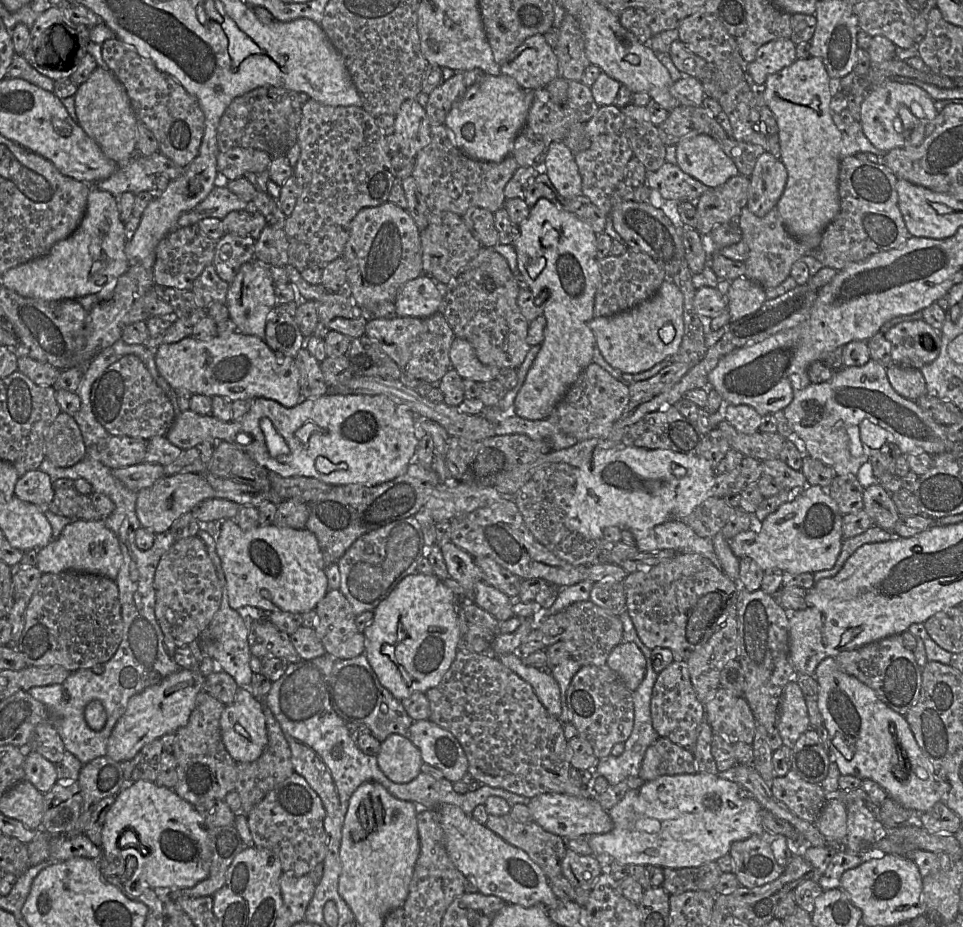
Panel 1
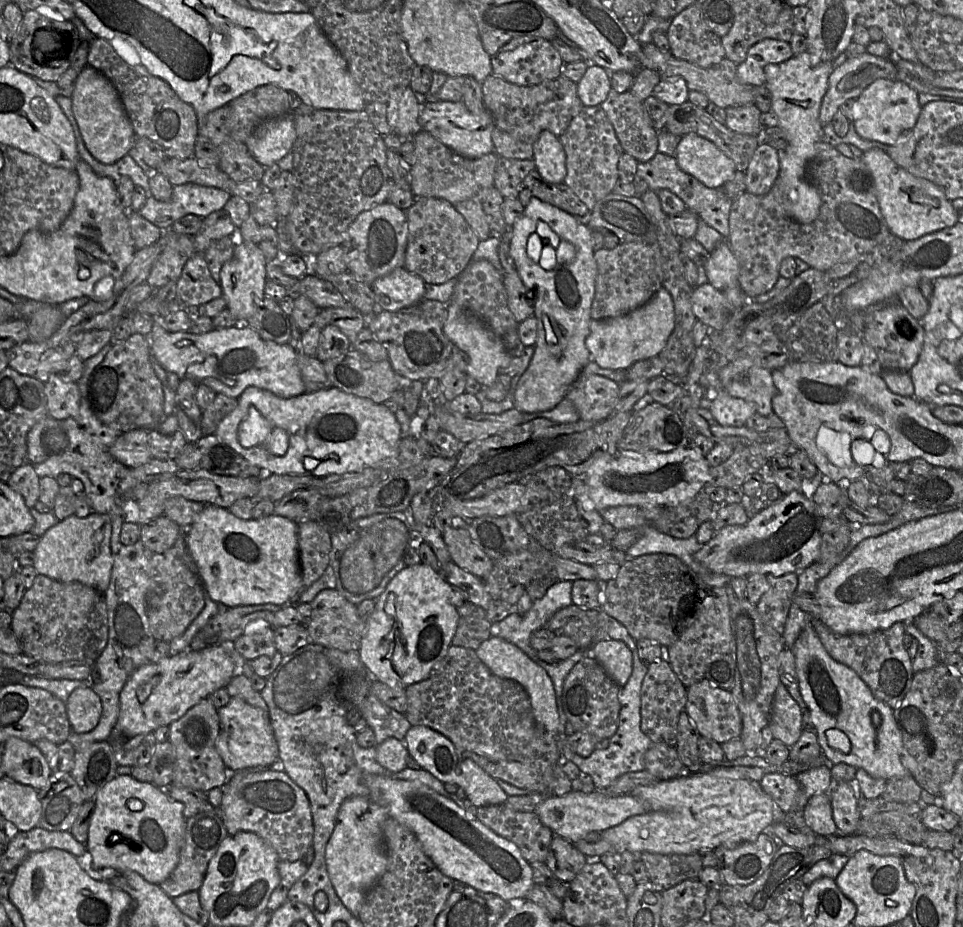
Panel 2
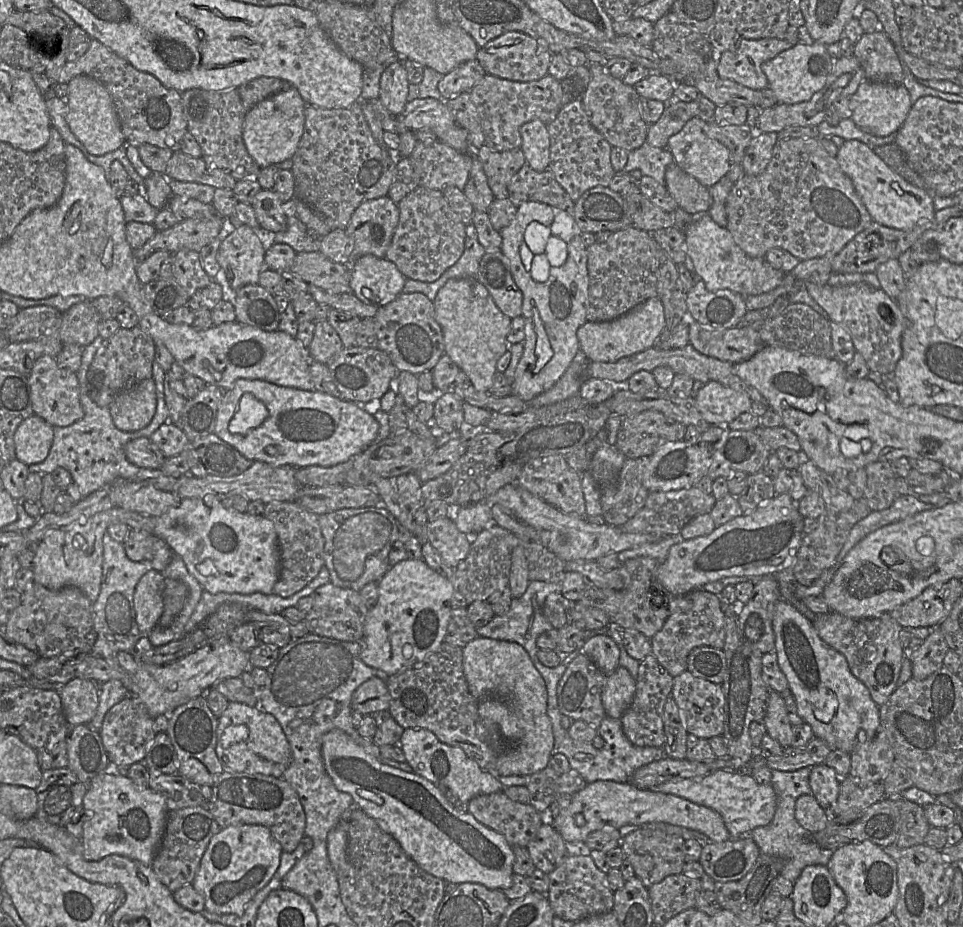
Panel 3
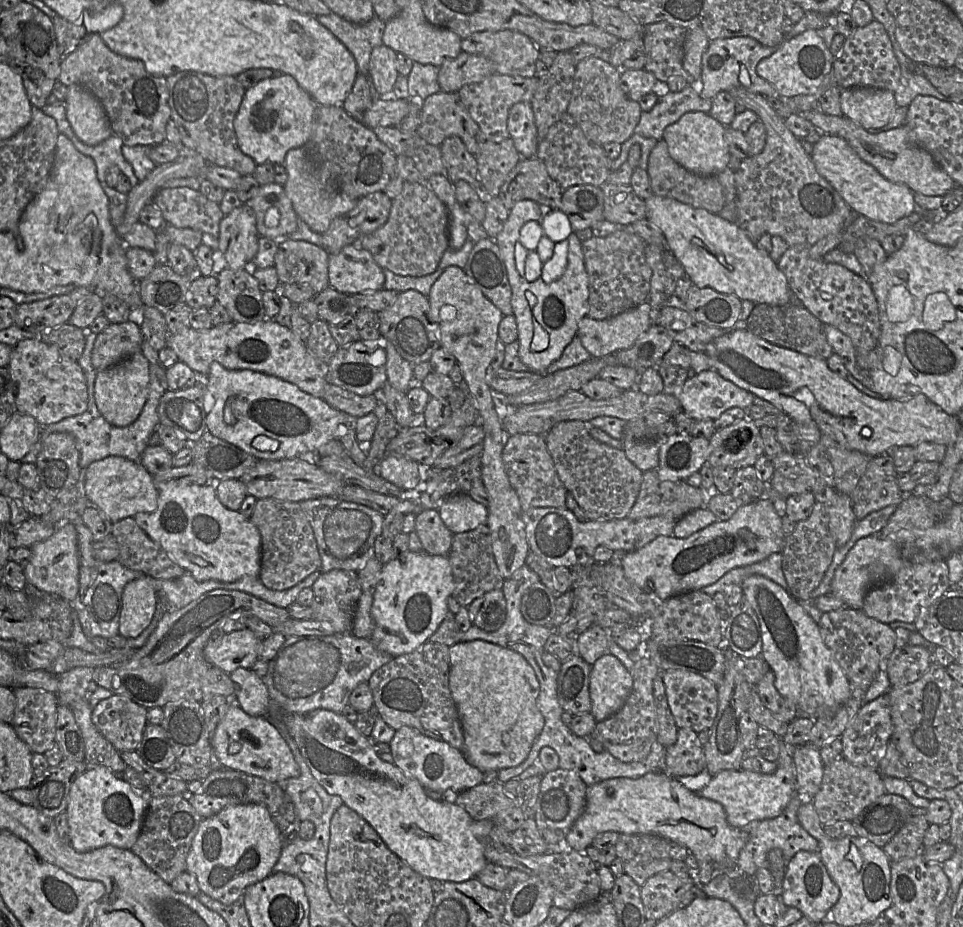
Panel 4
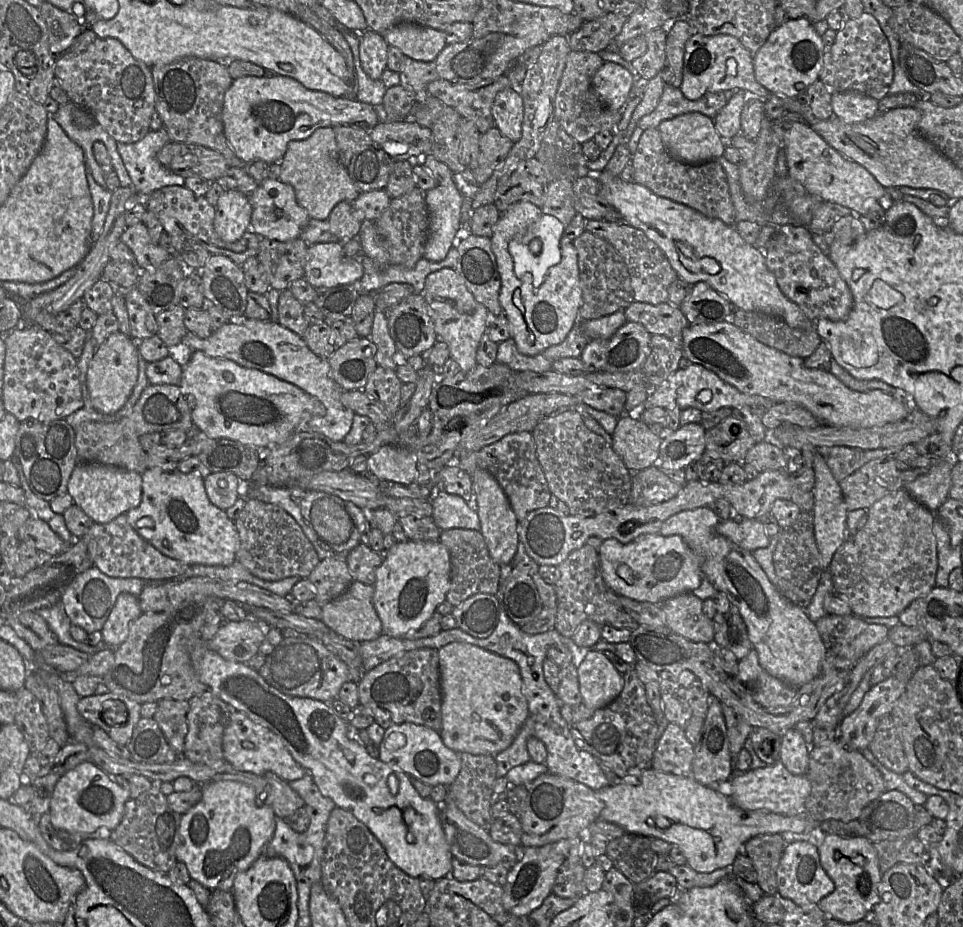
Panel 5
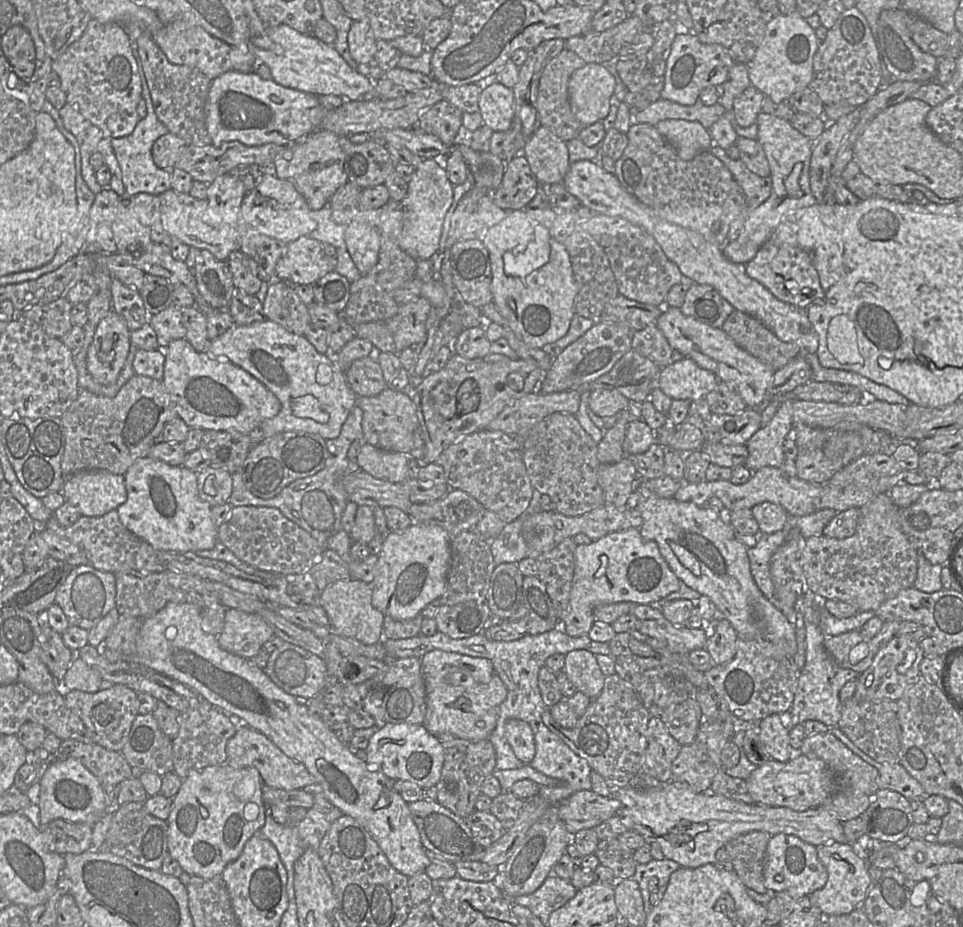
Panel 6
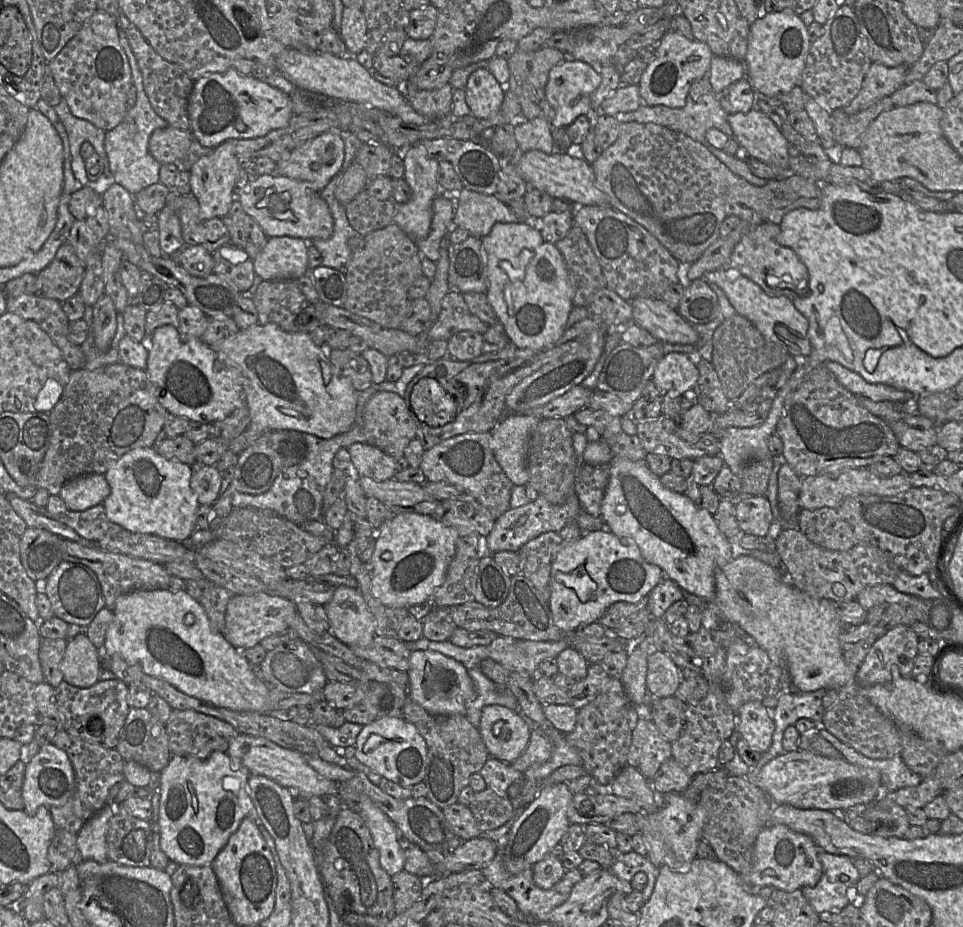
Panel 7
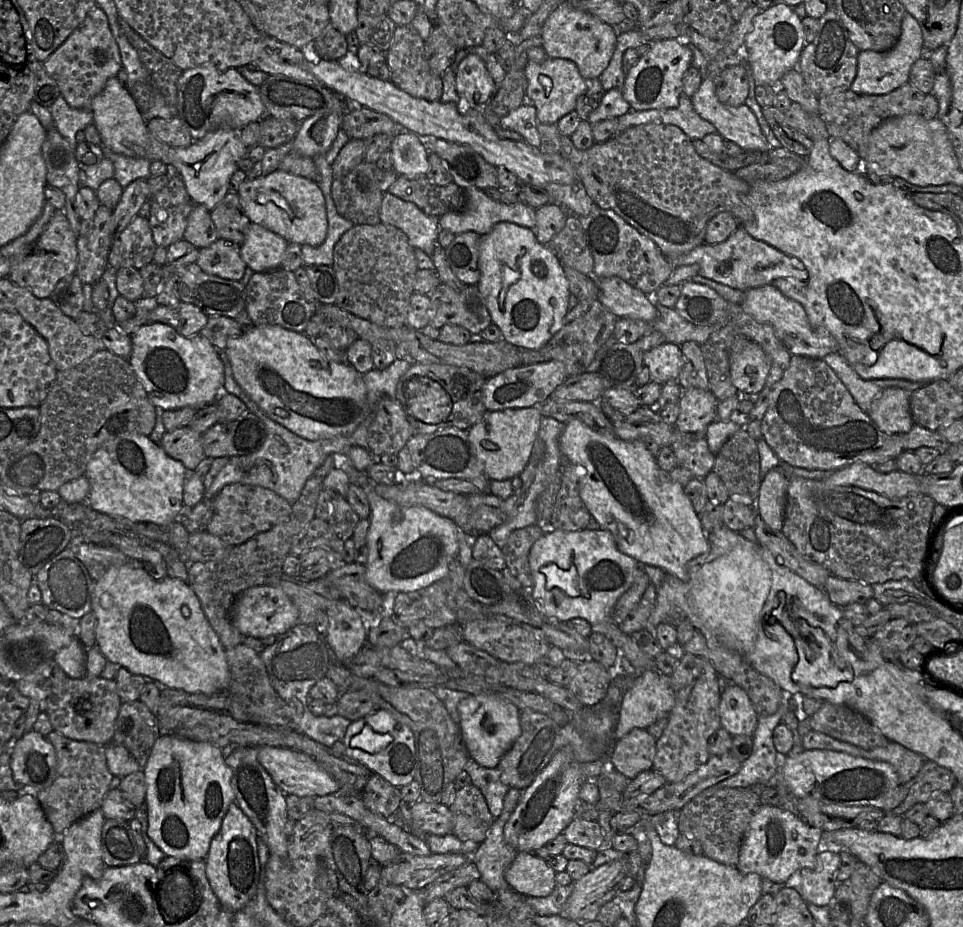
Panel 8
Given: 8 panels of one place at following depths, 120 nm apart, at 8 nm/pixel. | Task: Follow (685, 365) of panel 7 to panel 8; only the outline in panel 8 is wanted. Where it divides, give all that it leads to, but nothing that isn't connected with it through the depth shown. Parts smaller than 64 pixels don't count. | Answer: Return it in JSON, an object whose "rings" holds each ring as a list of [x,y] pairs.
{"rings":[[[664,342],[644,354],[644,365],[648,368],[651,380],[663,385],[677,381],[684,357],[679,345]]]}

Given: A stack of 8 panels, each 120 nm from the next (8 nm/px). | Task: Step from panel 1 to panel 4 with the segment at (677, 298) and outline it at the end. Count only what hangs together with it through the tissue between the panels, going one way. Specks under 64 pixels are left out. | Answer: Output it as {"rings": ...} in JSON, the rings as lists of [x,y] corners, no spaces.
{"rings":[[[644,302],[604,320],[586,316],[579,323],[577,335],[593,358],[601,358],[632,347],[653,323],[654,309]]]}

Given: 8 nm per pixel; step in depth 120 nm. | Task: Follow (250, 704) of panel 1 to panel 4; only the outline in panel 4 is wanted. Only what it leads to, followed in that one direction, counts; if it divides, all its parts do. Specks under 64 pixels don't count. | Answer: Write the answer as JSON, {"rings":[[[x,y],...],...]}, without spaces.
{"rings":[[[236,703],[228,706],[211,736],[211,744],[214,759],[220,767],[260,777],[272,783],[282,783],[300,775],[299,766],[287,741],[271,720],[266,716],[250,716]]]}

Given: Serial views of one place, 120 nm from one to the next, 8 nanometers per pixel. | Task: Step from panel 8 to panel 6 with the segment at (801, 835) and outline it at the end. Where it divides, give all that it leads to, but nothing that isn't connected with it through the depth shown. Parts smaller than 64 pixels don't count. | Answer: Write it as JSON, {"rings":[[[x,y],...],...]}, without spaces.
{"rings":[[[777,834],[770,838],[763,869],[763,883],[767,890],[800,898],[823,888],[827,879],[827,871],[817,856],[815,846],[792,835]]]}

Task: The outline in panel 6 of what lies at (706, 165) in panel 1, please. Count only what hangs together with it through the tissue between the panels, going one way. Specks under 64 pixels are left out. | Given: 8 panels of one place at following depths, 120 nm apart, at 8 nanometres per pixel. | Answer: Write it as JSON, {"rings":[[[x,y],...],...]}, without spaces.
{"rings":[[[666,119],[656,128],[676,149],[681,159],[690,161],[699,153],[710,150],[714,140],[701,123],[683,119]]]}

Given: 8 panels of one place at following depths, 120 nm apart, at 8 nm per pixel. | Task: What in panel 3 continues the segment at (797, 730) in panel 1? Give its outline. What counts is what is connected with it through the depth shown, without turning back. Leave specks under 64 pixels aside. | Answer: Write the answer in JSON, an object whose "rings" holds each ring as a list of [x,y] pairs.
{"rings":[[[770,691],[763,722],[767,733],[783,748],[791,746],[793,725],[789,720],[789,711],[780,693]]]}

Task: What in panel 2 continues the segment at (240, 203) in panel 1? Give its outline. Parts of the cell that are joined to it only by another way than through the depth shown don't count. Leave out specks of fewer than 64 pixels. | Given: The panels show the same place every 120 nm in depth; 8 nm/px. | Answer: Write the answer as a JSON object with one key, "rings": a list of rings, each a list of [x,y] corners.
{"rings":[[[186,183],[173,187],[169,201],[162,202],[148,196],[138,212],[164,231],[185,215],[195,214],[204,218],[224,208],[231,195],[217,187]]]}

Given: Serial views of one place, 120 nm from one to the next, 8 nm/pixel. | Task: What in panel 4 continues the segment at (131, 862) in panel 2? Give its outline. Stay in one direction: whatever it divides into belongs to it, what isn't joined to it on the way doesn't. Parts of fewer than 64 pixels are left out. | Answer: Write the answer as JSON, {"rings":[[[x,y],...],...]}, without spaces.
{"rings":[[[89,767],[71,784],[65,810],[70,845],[78,852],[104,846],[131,850],[141,830],[150,794],[136,792],[106,767]]]}

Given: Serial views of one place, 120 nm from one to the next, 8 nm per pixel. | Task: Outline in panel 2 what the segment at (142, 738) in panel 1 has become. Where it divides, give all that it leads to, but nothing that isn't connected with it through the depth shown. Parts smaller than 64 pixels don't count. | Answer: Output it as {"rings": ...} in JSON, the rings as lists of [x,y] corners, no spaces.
{"rings":[[[221,642],[220,645],[208,646],[201,650],[186,650],[139,667],[131,674],[121,691],[117,729],[127,736],[154,733],[157,728],[169,726],[181,718],[190,708],[202,699],[210,697],[217,689],[226,687],[235,676],[235,663],[231,656],[232,647],[233,642]]]}

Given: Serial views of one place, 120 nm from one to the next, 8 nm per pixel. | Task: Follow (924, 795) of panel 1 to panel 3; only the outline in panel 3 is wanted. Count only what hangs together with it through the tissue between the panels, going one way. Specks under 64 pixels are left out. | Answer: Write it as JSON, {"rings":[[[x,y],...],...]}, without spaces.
{"rings":[[[781,598],[774,606],[772,626],[775,636],[774,651],[776,652],[777,655],[777,662],[779,668],[787,678],[789,690],[793,695],[797,705],[798,715],[803,719],[804,723],[808,724],[812,728],[815,737],[824,740],[829,745],[831,750],[839,749],[848,754],[851,753],[851,751],[858,743],[865,742],[872,739],[876,735],[878,729],[880,728],[879,706],[871,698],[868,688],[852,674],[846,658],[838,651],[833,649],[831,646],[829,646],[826,642],[824,642],[818,635],[818,632],[814,627],[814,624],[808,618],[806,618],[806,616],[804,616],[792,603],[786,601],[785,599]]]}

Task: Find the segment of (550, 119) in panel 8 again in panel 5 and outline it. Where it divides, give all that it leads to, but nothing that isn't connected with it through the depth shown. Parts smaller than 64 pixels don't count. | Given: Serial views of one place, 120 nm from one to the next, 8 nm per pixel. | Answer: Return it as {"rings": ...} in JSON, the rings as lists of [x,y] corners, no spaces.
{"rings":[[[605,62],[593,75],[592,88],[608,108],[620,110],[629,100],[634,81],[625,67]]]}

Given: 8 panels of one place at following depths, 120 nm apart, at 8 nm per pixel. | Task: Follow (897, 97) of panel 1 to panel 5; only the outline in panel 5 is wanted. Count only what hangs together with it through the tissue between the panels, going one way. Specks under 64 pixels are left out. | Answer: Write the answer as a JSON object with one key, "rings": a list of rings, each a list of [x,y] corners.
{"rings":[[[841,92],[832,95],[832,109],[836,117],[846,123],[860,123],[879,112],[879,101],[858,92]]]}

